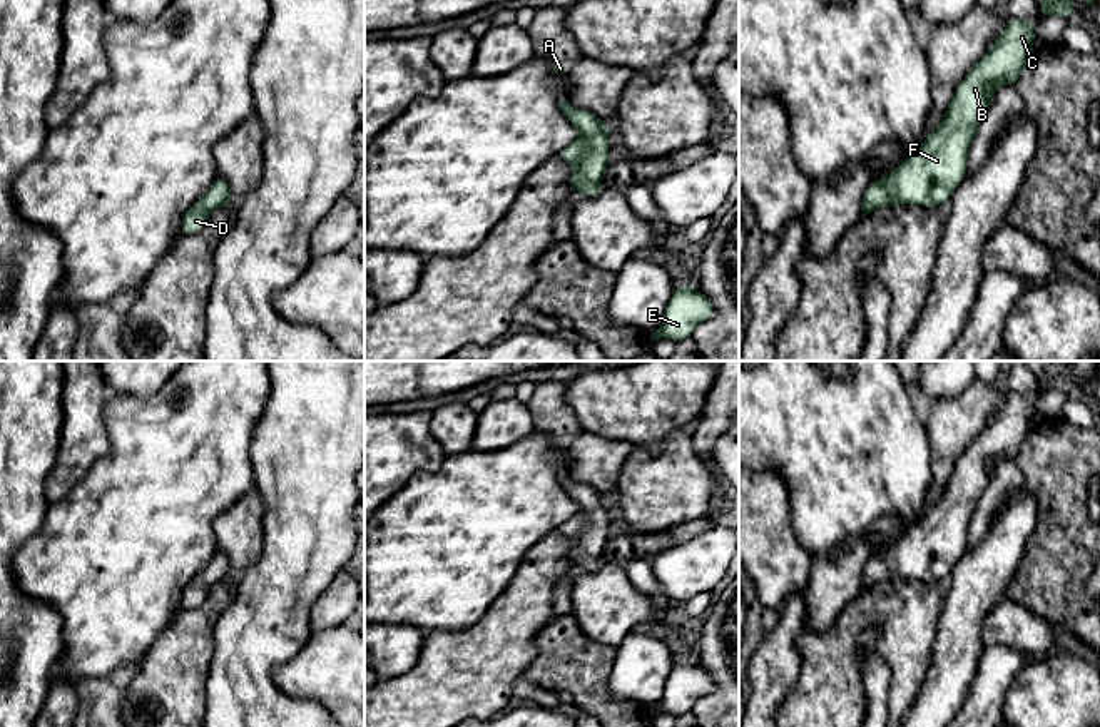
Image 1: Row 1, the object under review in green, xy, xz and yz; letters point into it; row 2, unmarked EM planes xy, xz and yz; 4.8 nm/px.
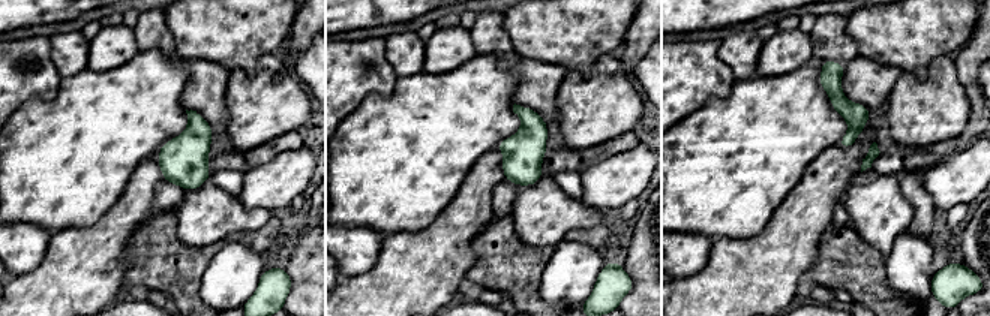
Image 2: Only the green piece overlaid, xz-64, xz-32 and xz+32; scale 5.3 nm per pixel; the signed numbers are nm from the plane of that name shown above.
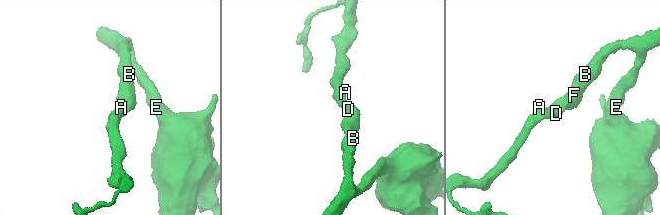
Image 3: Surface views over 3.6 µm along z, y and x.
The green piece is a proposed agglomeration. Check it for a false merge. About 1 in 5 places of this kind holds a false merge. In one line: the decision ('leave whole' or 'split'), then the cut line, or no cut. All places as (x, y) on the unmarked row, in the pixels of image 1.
leave whole; cut none

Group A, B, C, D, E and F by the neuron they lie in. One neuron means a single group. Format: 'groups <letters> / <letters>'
groups A B C D E F

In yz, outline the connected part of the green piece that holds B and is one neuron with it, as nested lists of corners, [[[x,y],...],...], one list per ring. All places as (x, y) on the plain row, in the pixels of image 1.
[[[1010,393],[990,425],[966,446],[943,495],[924,518],[886,552],[871,555],[863,575],[863,590],[896,578],[936,582],[951,573],[966,552],[970,520],[998,460],[1018,461],[1036,414],[1031,394]]]

